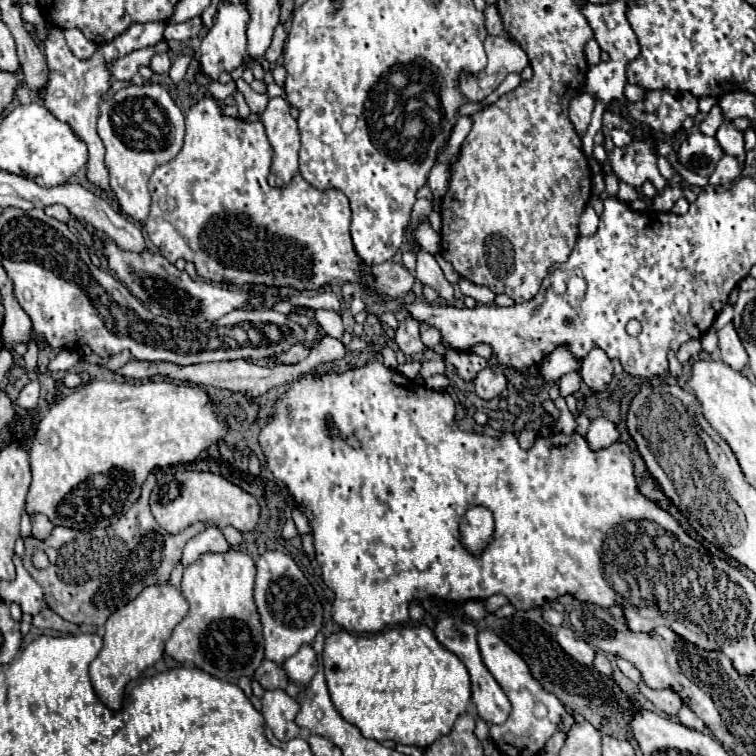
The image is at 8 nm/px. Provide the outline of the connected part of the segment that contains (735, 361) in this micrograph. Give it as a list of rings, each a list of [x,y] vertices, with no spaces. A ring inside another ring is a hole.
[[[732,324],[724,326],[718,332],[718,346],[720,346],[720,354],[722,354],[722,362],[726,362],[728,366],[732,366],[734,370],[744,370],[748,364],[748,354],[734,330]]]

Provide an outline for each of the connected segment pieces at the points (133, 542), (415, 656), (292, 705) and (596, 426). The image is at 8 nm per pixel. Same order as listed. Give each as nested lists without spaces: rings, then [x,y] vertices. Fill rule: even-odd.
[[[150,474],[142,484],[142,494],[138,502],[118,520],[110,530],[92,530],[78,532],[70,528],[56,526],[52,536],[44,542],[36,538],[26,538],[26,556],[24,566],[30,576],[44,588],[48,606],[68,622],[74,624],[94,624],[104,626],[108,616],[134,600],[146,586],[168,582],[172,568],[180,562],[184,544],[200,534],[206,524],[190,524],[184,532],[172,536],[158,526],[148,508],[150,490],[156,486],[156,478]],[[116,542],[116,544],[114,544]],[[36,550],[46,552],[50,564],[46,570],[38,570],[32,564],[32,554]]]
[[[428,626],[390,628],[380,634],[350,634],[346,630],[332,632],[324,642],[322,654],[324,676],[332,704],[340,716],[358,726],[364,738],[378,742],[394,740],[408,746],[426,748],[440,736],[446,736],[456,718],[466,710],[470,702],[470,676],[466,666],[456,654],[446,650]]]
[[[284,690],[264,692],[262,696],[262,716],[278,740],[292,740],[300,736],[300,728],[294,722],[298,710],[298,702]]]
[[[596,418],[596,420],[592,420],[592,424],[588,428],[586,440],[588,440],[592,450],[602,450],[618,440],[618,430],[610,420]]]

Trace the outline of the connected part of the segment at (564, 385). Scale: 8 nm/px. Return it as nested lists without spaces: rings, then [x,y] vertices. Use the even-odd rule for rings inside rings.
[[[570,372],[570,374],[564,374],[558,382],[558,388],[560,388],[560,396],[566,398],[568,394],[574,394],[578,388],[580,388],[580,374],[578,372]]]

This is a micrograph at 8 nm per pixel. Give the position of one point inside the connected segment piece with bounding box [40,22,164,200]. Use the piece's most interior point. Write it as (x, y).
(75, 88)

